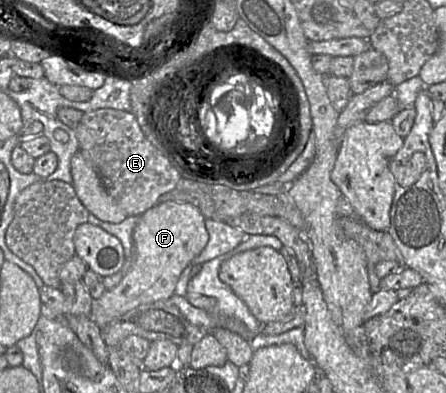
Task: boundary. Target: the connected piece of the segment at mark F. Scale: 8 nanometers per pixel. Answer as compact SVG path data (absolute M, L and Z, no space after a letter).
M162 202L141 216L133 231L133 264L121 282L93 301L91 319L103 328L127 311L169 298L183 270L203 251L208 243L205 217L194 205L185 202Z

